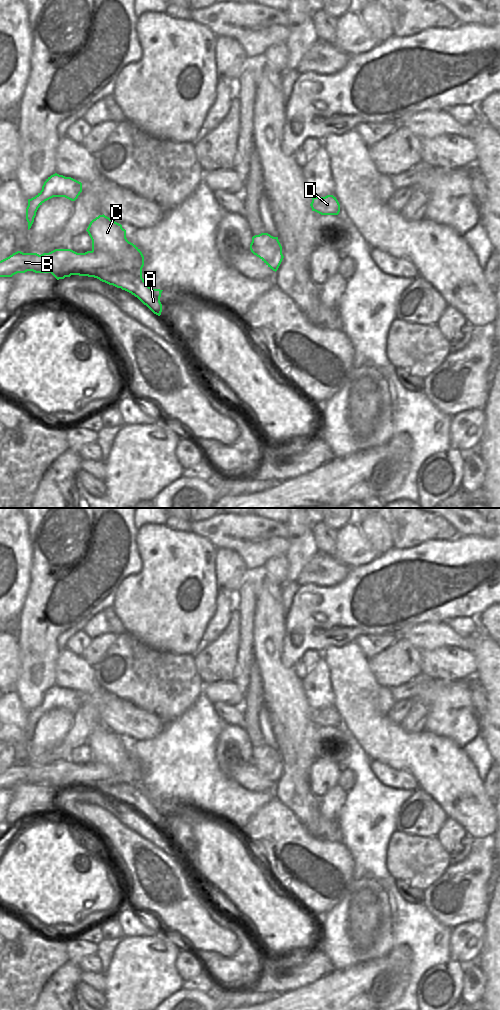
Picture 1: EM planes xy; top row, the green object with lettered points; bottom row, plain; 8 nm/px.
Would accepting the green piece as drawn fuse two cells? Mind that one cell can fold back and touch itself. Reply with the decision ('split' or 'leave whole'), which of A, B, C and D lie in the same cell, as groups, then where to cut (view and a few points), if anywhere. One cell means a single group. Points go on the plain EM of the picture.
split | A B D / C | xy (128, 753), (124, 764), (120, 768), (111, 768), (92, 762)

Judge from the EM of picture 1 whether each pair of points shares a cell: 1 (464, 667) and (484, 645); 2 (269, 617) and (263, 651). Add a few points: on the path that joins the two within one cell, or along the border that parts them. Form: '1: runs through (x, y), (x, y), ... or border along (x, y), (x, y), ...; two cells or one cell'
1: border along (469, 651), (475, 658), (474, 676); two cells
2: runs through (268, 625), (265, 643); one cell

